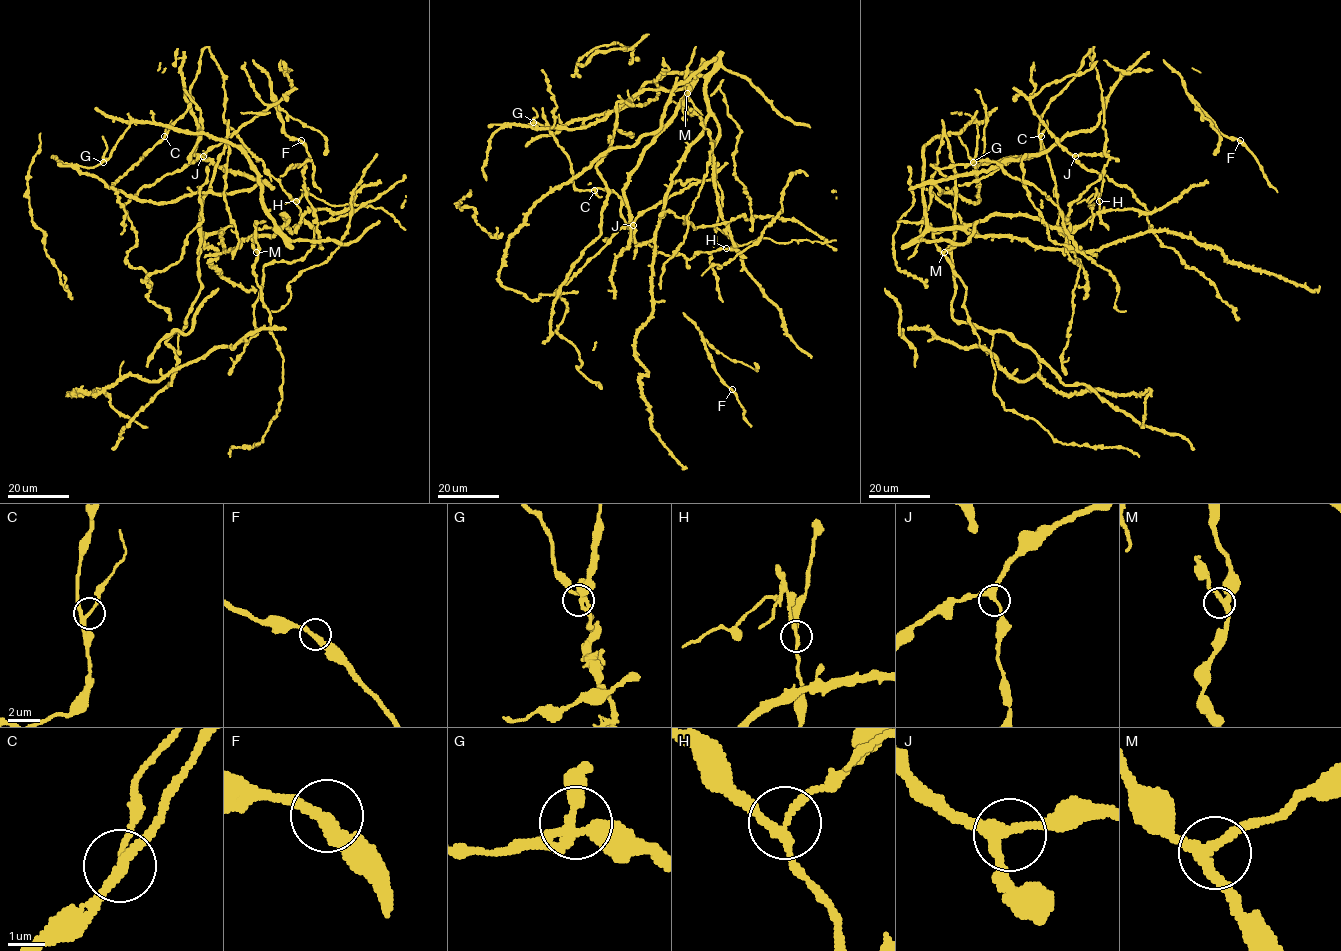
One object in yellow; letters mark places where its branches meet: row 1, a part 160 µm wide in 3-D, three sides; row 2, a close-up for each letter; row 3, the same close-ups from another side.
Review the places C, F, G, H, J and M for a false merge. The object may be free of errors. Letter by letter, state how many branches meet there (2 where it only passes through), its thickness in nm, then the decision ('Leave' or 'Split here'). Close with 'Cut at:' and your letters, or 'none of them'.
C: Branches: 3. Thickness 200 nm. Leave
F: Branches: 2. Thickness 240 nm. Leave
G: Branches: 3. Thickness 260 nm. Leave
H: Branches: 3. Thickness 200 nm. Split here
J: Branches: 3. Thickness 280 nm. Leave
M: Branches: 3. Thickness 280 nm. Leave
Cut at: H

